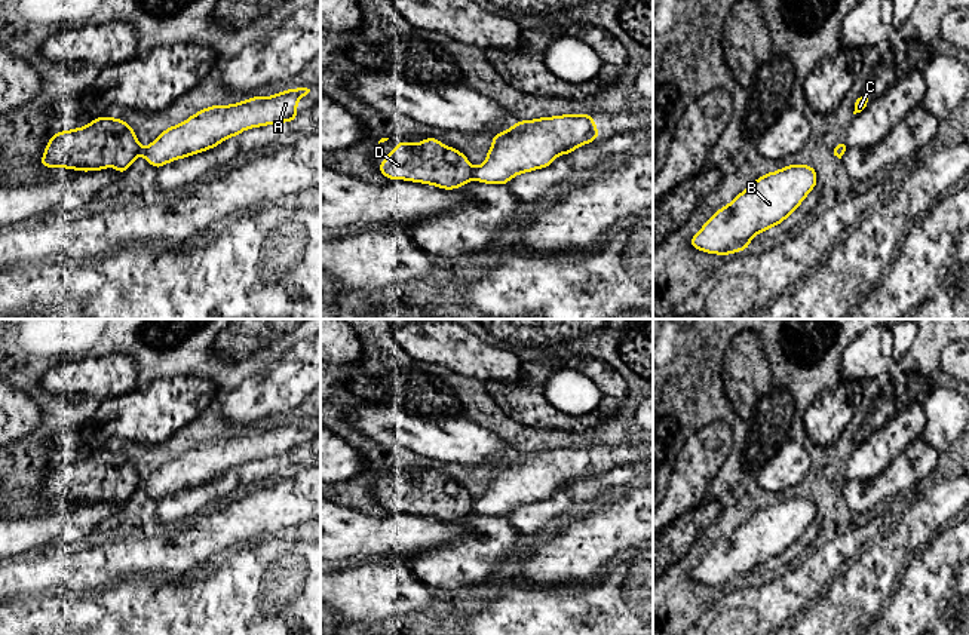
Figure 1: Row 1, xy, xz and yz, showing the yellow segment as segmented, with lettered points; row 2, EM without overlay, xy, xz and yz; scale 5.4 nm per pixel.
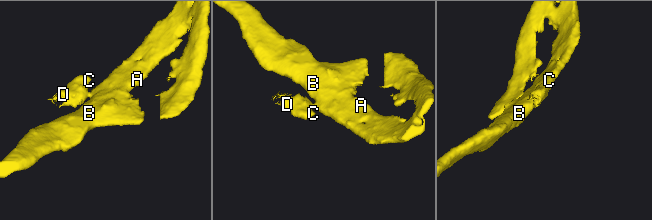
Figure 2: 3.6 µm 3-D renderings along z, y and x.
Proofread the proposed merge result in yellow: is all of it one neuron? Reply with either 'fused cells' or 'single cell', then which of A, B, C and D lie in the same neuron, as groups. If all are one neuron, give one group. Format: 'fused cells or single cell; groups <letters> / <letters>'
fused cells; groups A B / C D

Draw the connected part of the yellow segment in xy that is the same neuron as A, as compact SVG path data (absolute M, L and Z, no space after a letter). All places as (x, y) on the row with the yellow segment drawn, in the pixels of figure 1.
M294 88L272 96L251 96L231 105L206 107L183 123L171 126L141 154L154 168L220 145L240 132L283 122L297 122L297 102L310 92Z

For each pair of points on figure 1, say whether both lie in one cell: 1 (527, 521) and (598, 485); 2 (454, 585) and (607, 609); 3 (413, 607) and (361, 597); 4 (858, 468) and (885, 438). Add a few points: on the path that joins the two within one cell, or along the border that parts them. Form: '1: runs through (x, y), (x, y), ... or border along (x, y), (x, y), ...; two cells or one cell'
1: runs through (545, 515), (580, 496); one cell
2: border along (463, 598), (451, 603); two cells
3: runs through (399, 598), (374, 597); one cell
4: runs through (865, 460), (880, 445); one cell

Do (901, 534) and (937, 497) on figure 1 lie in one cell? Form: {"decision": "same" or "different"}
{"decision": "same"}

